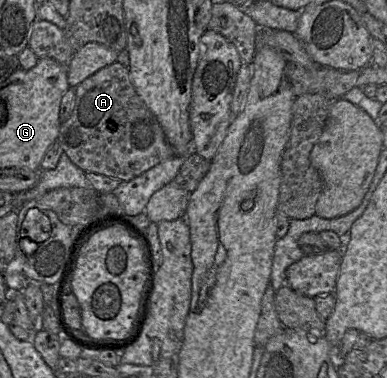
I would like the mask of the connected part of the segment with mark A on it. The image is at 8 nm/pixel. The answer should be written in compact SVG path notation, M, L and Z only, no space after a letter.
M115 61L87 77L74 89L74 108L70 117L60 124L57 142L71 162L84 172L102 174L127 182L175 155L158 120L137 94L128 67Z

